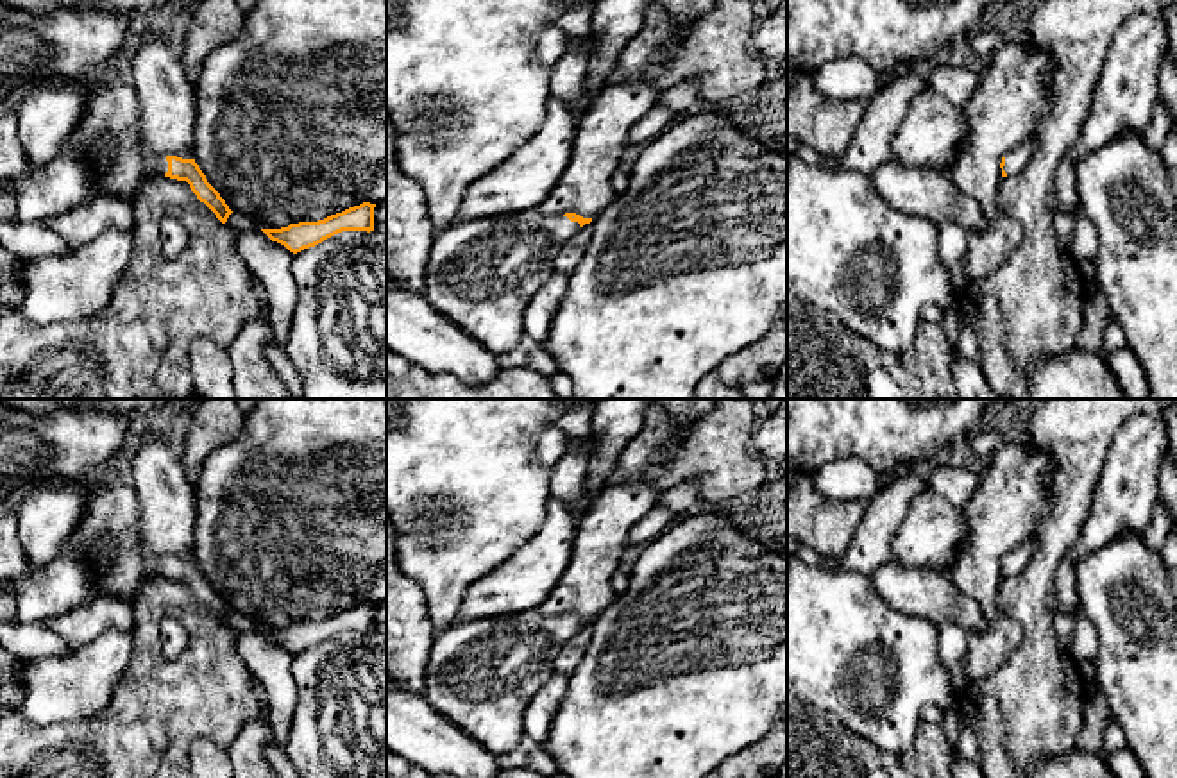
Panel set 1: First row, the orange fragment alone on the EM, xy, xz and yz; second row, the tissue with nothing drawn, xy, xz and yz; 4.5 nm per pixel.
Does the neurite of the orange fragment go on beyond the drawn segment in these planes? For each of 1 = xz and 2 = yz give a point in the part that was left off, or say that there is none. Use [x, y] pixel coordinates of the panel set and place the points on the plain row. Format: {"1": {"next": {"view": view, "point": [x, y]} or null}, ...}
{"1": {"next": {"view": "xz", "point": [482, 673]}}, "2": {"next": {"view": "yz", "point": [1015, 562]}}}

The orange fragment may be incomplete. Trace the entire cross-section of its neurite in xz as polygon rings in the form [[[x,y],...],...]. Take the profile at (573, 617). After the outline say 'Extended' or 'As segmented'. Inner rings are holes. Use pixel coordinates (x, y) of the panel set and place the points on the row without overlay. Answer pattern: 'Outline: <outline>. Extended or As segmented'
Outline: [[[537,610],[472,619],[436,630],[422,696],[428,705],[494,755],[510,753],[526,735],[524,710],[533,694],[555,674],[565,642],[592,619],[576,613],[546,617]]]. Extended

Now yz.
Outline: [[[1027,537],[1011,554],[1002,558],[1000,569],[1002,569],[1002,578],[1007,576],[1016,576],[1020,574],[1030,558],[1036,554],[1037,544],[1034,537]]]. Extended

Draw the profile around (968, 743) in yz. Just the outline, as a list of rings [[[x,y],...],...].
[[[957,703],[948,705],[944,708],[953,710],[957,715],[962,755],[980,767],[980,751],[978,751],[977,739],[975,739],[975,733],[968,723],[968,719],[959,714]]]

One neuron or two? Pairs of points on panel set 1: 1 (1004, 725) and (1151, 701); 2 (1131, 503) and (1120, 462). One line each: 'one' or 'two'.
1: two
2: one

